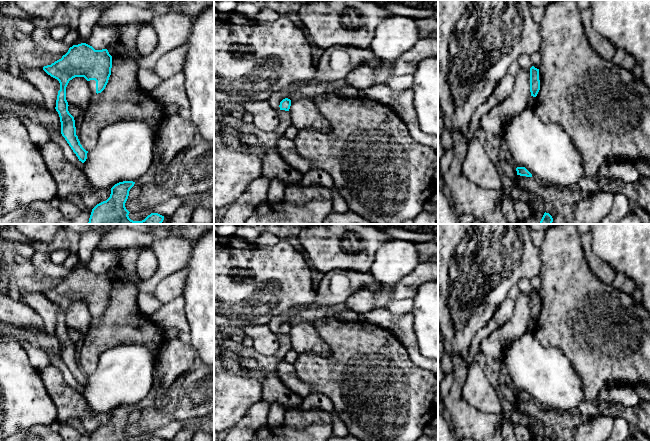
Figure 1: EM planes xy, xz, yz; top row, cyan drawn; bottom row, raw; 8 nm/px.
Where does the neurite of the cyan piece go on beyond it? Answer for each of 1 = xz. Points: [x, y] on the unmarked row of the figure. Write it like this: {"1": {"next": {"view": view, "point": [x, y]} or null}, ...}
{"1": {"next": null}}

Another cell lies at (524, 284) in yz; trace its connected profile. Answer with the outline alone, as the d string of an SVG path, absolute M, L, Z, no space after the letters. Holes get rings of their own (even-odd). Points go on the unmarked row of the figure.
M525 277L519 280L519 282L517 283L517 286L523 293L528 293L532 291L530 277Z

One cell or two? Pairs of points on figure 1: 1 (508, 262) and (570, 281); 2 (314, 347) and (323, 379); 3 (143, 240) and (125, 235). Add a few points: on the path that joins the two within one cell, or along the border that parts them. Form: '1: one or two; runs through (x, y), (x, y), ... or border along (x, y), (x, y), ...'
1: two; border along (538, 249), (541, 262), (540, 275)
2: two; border along (331, 351), (328, 356), (311, 353), (299, 354)
3: one; runs through (139, 239), (129, 238)

